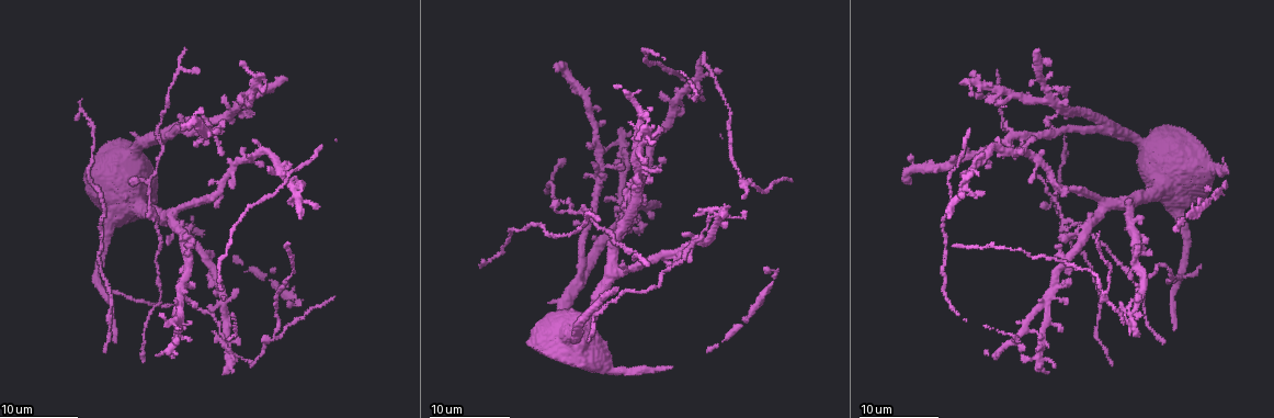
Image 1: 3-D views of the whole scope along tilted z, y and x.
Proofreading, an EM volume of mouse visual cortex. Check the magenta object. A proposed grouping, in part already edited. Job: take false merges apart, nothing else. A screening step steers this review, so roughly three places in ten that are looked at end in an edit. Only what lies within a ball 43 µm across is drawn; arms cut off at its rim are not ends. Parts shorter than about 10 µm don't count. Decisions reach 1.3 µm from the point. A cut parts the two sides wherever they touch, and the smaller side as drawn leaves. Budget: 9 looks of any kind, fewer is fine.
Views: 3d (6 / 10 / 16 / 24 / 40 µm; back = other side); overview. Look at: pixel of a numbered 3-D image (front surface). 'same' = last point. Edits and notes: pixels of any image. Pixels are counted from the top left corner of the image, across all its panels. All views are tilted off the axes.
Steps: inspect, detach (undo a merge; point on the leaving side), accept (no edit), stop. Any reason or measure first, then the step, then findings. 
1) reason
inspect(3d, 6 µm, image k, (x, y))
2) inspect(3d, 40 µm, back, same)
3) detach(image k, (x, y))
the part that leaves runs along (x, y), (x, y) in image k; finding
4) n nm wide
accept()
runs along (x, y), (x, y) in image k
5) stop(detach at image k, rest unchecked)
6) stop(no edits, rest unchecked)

a fork
inspect(3d, 16 µm, image 1, (1052, 197))

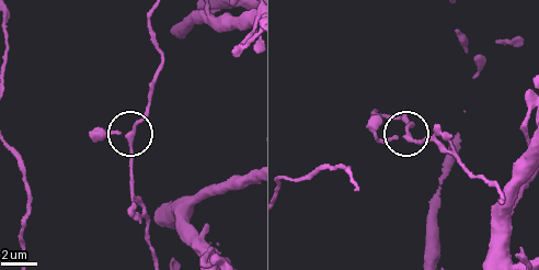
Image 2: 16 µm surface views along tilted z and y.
side arm 22 µm
accept()
runs along (153, 251), (148, 223), (130, 183), (130, 139), (150, 99) in image 2; continuous, no second neuron

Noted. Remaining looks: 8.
two arms in line, one across
inspect(3d, 10 µm, image 1, (595, 225))

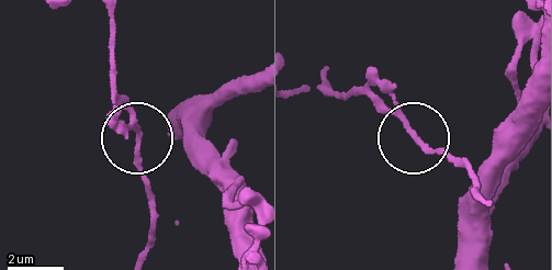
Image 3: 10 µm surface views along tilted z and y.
inspect(3d, 10 µm, back, image 3, (411, 133))

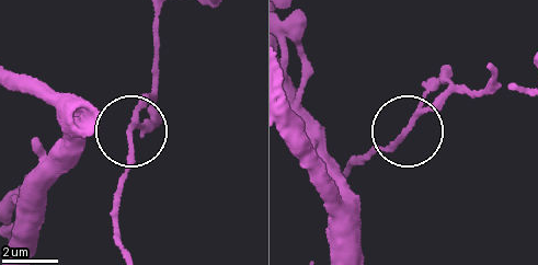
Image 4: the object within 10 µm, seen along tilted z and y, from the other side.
150 nm wide
accept()
one neuron here

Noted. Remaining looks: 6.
inspect(3d, 10 µm, image 1, (682, 94))

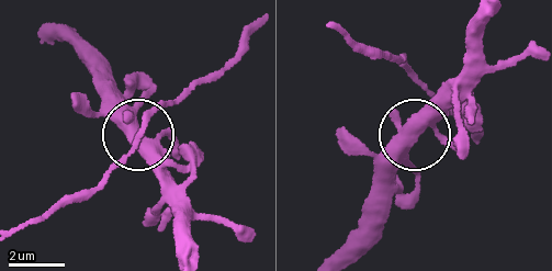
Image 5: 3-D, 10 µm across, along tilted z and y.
inspect(3d, 10 µm, back, image 5, (413, 135))

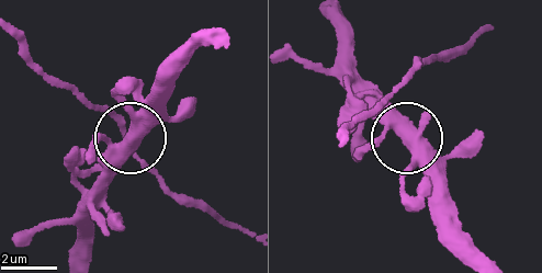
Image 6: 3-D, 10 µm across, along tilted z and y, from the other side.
4 arms
accept()
runs along (217, 41), (187, 61), (166, 110), (99, 170) in image 6; continuous, no second neuron

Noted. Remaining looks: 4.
three arms meet
inspect(3d, 10 µm, image 1, (219, 322))

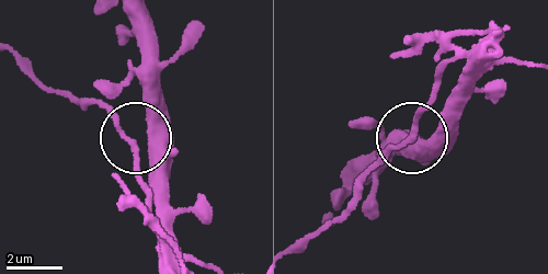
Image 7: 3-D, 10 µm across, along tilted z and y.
side arm 23 µm
accept()
one neuron here

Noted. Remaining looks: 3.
stop(no edits, rest unchecked)

